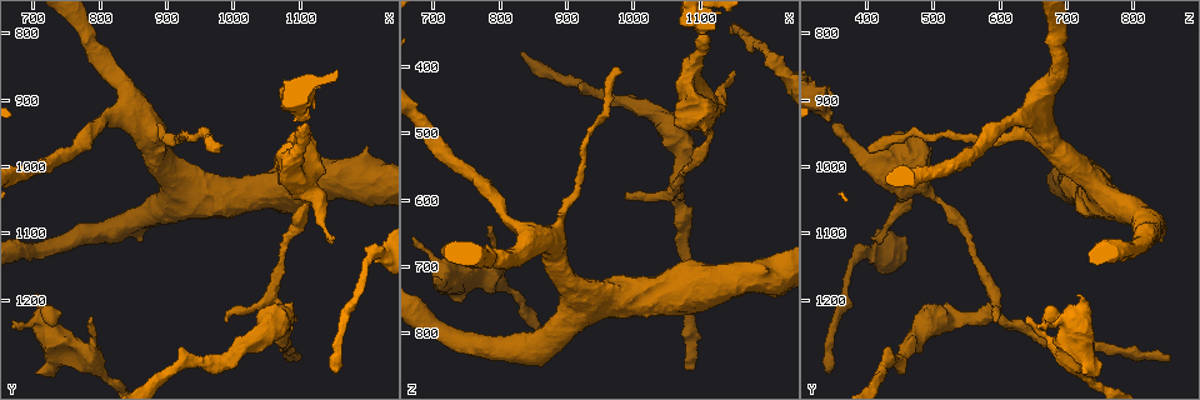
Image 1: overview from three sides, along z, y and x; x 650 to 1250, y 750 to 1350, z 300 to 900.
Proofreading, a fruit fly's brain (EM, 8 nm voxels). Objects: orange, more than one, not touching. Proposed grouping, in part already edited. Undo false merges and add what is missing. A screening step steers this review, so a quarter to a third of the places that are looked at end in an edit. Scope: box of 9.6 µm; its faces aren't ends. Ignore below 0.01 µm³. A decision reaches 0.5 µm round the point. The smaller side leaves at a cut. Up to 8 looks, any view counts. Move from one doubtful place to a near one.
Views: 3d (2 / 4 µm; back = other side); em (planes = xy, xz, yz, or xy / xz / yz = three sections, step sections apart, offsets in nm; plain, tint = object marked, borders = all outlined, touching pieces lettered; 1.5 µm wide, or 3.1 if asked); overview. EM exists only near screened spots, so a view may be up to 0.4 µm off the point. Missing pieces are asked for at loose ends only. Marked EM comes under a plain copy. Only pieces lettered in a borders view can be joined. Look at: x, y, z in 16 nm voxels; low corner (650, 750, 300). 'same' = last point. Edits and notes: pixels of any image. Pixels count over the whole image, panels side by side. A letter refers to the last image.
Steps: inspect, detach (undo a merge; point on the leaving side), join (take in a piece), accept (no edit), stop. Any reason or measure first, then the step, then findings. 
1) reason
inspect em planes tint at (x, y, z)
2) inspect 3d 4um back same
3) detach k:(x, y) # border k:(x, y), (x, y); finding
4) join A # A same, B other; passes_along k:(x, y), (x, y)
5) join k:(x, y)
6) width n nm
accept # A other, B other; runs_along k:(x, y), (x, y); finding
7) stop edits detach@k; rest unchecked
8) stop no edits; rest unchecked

end of a long branch
inspect em planes borders at (1155, 1310, 340)

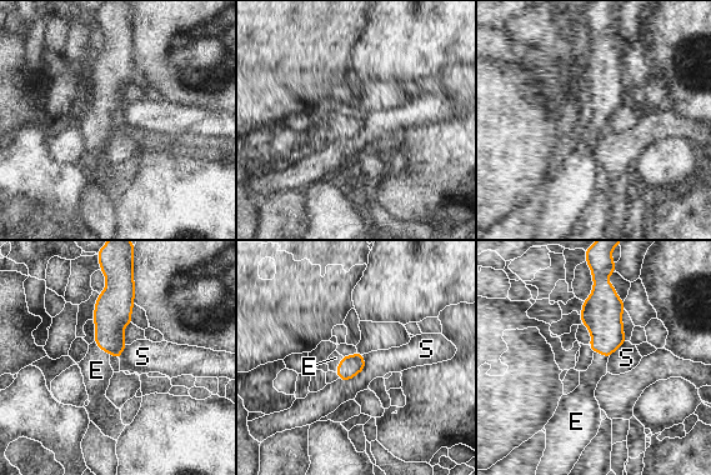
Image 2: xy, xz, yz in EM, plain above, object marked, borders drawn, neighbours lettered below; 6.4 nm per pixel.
width 140 nm
join E # E same, S other; passes_along 2:(113, 313), (101, 349), (96, 370); it goes on there

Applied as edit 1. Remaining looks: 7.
end of a long branch
inspect 3d 4um back at (1080, 1290, 855)

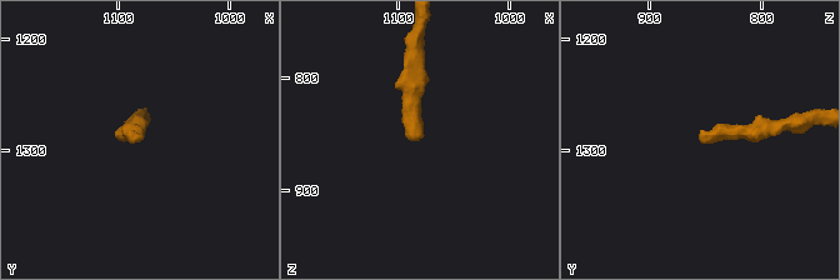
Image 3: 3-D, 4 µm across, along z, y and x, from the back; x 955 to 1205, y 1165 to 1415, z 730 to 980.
inspect em yz step 4 tint at (1082, 1286, 856)

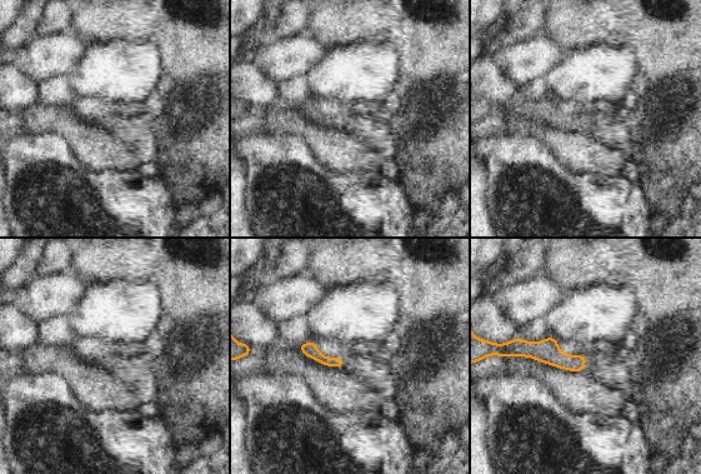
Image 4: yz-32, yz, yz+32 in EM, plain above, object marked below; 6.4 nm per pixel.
cut it another way
inspect em planes borders same

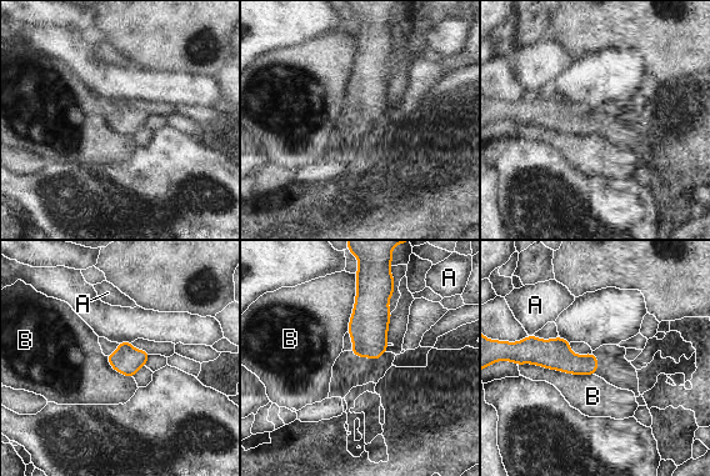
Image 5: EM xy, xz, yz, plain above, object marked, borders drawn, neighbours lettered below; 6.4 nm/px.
width 130 nm
accept # A other, B other; border 5:(518, 364), (593, 374); no lettered piece goes on from it

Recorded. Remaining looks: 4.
inspect em xy step 4 borders at (705, 1195, 720)

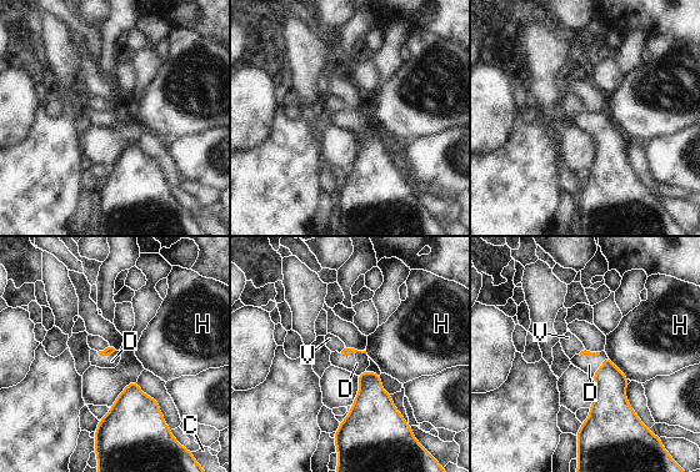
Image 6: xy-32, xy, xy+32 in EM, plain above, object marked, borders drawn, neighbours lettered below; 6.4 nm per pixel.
join D # C other, D same, H other, V other; the neuron continues

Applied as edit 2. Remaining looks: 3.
thick turns thin
inspect em yz step 8 tint at (810, 1315, 725)

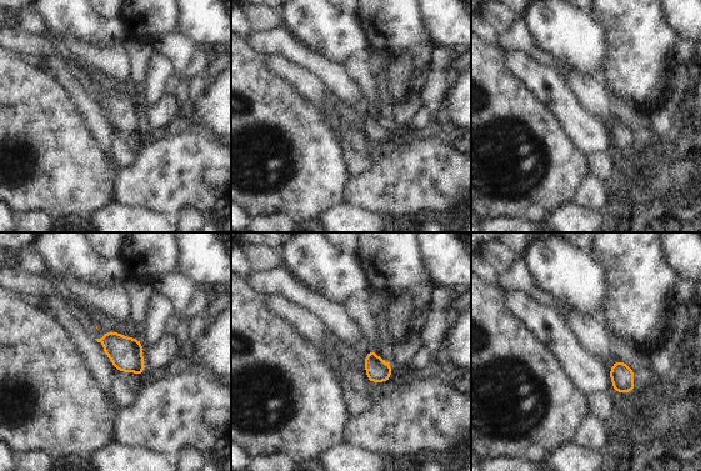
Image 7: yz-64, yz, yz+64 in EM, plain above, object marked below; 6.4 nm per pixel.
inspect em xy step 8 borders same

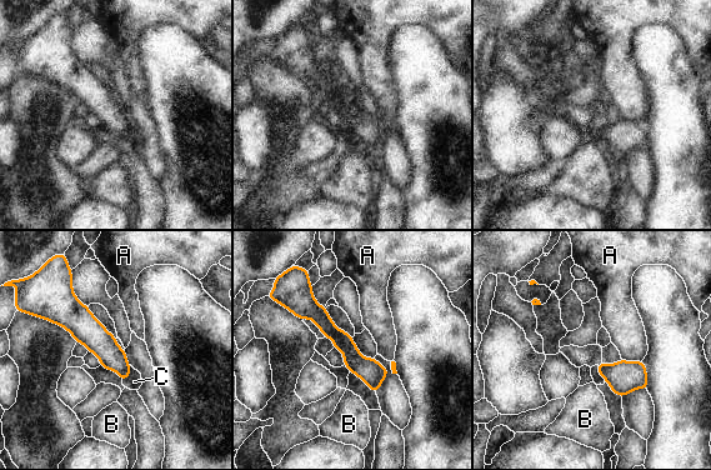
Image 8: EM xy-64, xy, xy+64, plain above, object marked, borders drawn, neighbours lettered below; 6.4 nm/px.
accept # A other, B other, C other; continuous, no second neuron

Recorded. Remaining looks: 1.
stop edits join@2, join@6; rest unchecked

